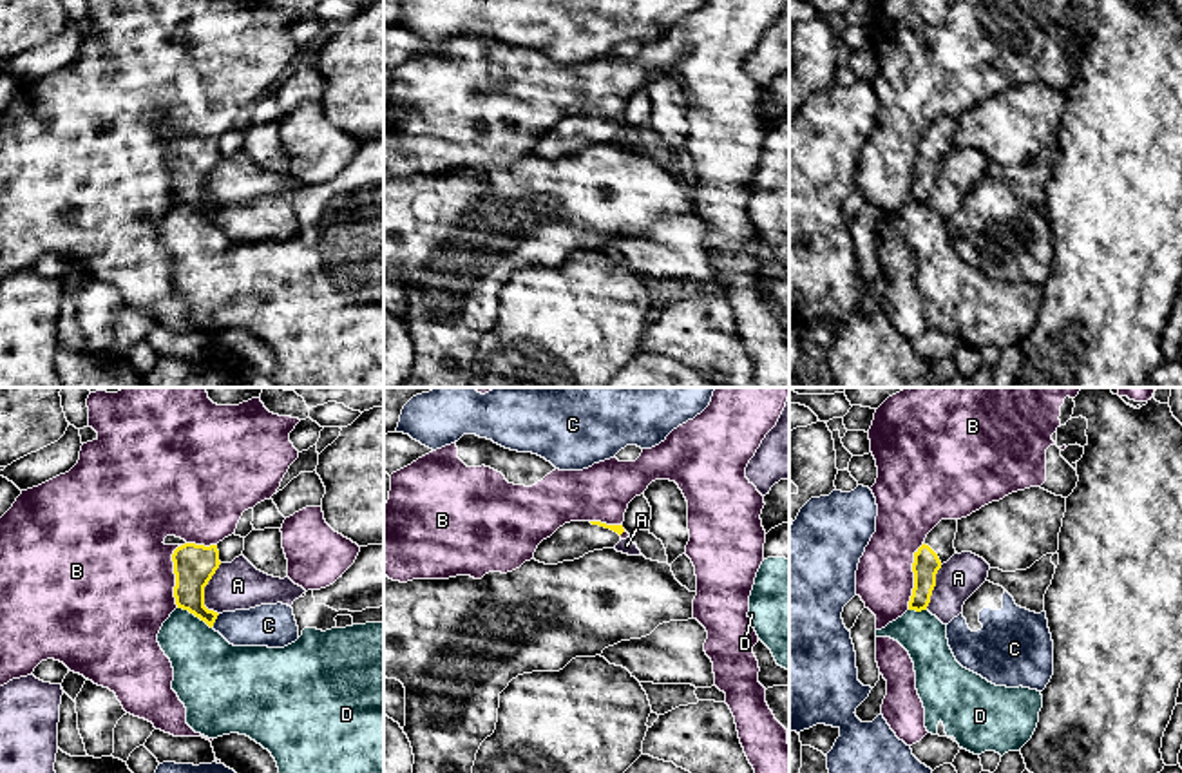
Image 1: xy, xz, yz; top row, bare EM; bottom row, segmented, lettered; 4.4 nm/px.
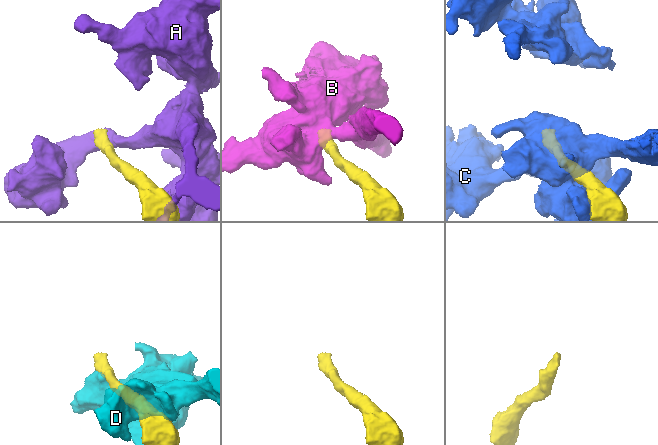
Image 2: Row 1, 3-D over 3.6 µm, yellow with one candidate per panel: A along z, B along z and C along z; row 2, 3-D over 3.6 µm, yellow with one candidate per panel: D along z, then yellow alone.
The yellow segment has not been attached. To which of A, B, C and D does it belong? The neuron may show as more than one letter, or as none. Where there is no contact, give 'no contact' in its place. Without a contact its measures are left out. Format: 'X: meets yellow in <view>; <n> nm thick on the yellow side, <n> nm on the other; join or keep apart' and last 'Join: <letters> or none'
A: meets yellow in xy; 190 nm thick on the yellow side, 220 nm on the other; keep apart
B: meets yellow in yz; 120 nm thick on the yellow side, 260 nm on the other; keep apart
C: meets yellow in xy; 170 nm thick on the yellow side, 190 nm on the other; keep apart
D: meets yellow in xy; 190 nm thick on the yellow side, 300 nm on the other; keep apart
Join: none

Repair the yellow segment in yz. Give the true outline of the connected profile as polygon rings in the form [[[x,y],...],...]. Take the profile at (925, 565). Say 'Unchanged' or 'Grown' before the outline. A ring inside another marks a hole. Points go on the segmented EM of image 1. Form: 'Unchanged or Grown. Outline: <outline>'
Grown. Outline: [[[941,520],[927,534],[923,545],[914,552],[914,588],[909,601],[909,610],[927,610],[932,590],[936,587],[938,570],[956,554],[956,532],[958,520]]]

